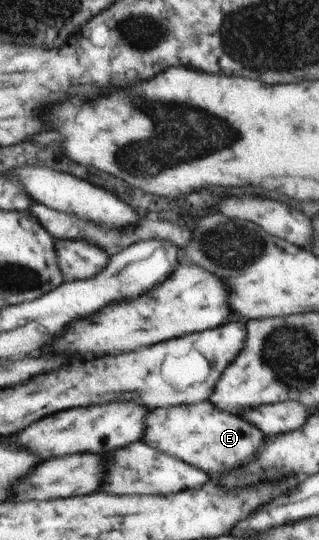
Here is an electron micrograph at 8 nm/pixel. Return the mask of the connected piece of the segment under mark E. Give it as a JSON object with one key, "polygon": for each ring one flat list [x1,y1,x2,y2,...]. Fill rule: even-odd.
{"polygon":[[202,402,192,406,172,406,172,408,154,408,146,416,144,442,156,450,180,458,204,472,222,474,237,470,236,466,245,465,254,458,255,452,263,446,266,437,252,423,240,416,220,412,214,404]]}

